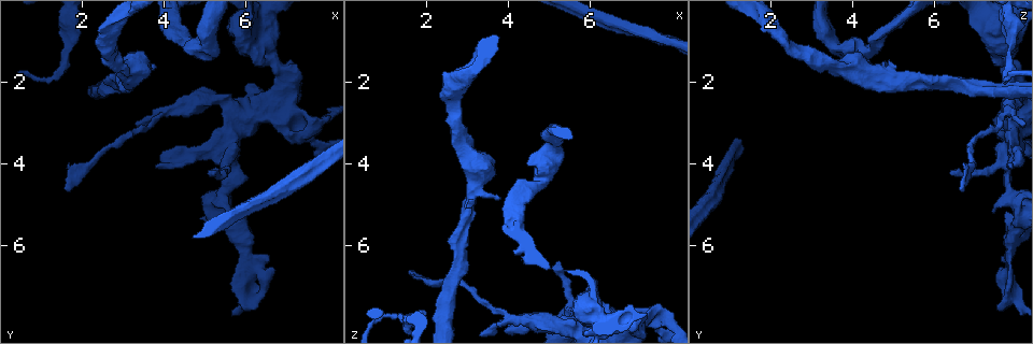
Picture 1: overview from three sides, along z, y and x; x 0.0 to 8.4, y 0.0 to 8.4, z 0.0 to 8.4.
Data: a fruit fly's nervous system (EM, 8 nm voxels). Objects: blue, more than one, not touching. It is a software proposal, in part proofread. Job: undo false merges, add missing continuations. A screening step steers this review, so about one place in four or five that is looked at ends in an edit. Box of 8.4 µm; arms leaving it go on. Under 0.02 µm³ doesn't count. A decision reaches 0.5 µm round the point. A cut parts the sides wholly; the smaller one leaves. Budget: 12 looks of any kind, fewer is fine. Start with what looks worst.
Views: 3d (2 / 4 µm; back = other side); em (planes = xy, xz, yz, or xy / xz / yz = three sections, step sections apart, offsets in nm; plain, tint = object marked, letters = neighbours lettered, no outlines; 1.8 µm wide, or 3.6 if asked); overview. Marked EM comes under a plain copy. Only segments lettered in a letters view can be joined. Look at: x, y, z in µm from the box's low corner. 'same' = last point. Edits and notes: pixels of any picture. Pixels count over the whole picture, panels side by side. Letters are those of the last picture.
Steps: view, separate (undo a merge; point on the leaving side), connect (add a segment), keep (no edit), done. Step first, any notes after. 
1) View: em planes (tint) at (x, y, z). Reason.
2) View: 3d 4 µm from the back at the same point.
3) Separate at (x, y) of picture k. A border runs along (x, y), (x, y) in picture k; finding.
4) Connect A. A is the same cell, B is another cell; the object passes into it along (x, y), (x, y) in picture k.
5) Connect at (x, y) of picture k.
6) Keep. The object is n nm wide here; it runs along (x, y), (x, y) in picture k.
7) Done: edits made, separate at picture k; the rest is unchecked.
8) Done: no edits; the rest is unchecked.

View: em 3.6 µm planes (letters) at (7.60, 3.00, 7.60). Closes a loop.

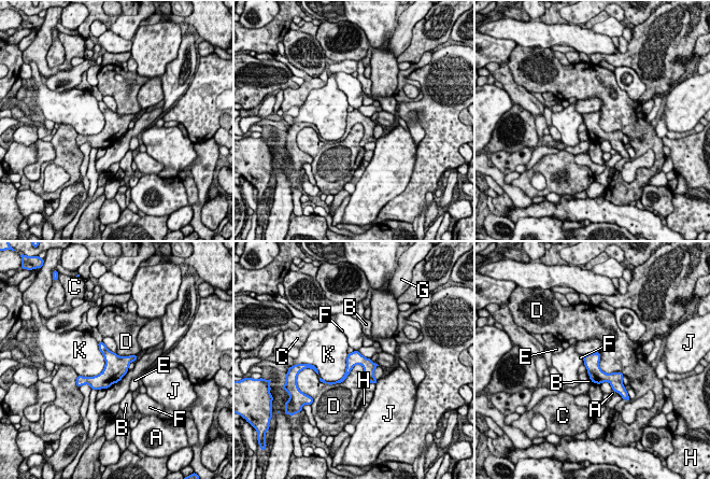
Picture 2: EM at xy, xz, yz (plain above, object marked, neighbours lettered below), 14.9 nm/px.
Keep. A, B, C, D, E, F, G, H, J and K are other cells; it runs along (585, 357), (602, 377), (619, 381) in picture 2; one cell here.

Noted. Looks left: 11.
View: em planes (letters) at (1.65, 4.70, 6.60). Tapers out.

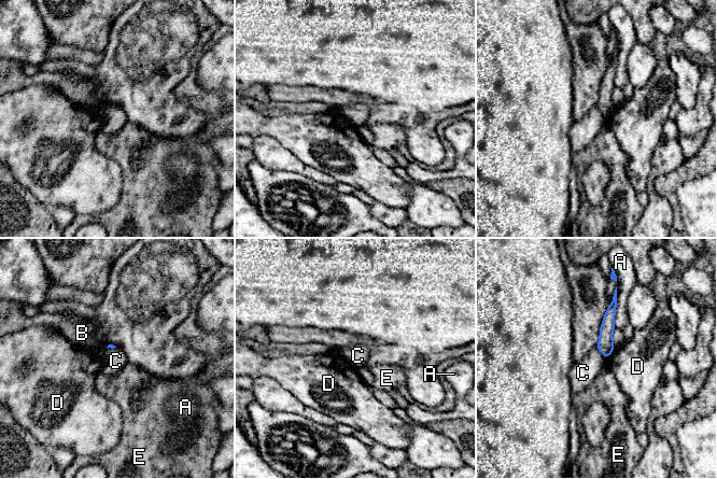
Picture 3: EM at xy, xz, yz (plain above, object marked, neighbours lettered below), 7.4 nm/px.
Keep. A, B, C, D and E are other cells; a border runs along (596, 347), (605, 358) in picture 3; no lettered segment goes on from it.

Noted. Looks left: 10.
View: 3d 2 µm at (3.10, 1.55, 5.05). Branch stops here.

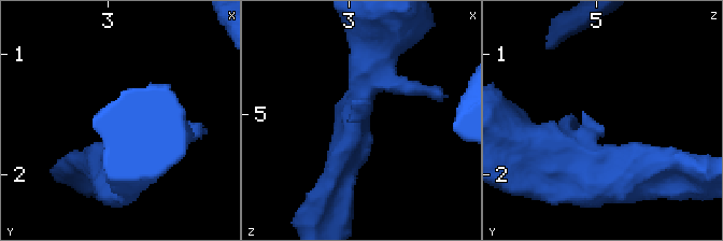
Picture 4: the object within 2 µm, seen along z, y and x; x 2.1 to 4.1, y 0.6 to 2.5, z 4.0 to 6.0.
View: em planes (letters) at the same point. Need the tissue.

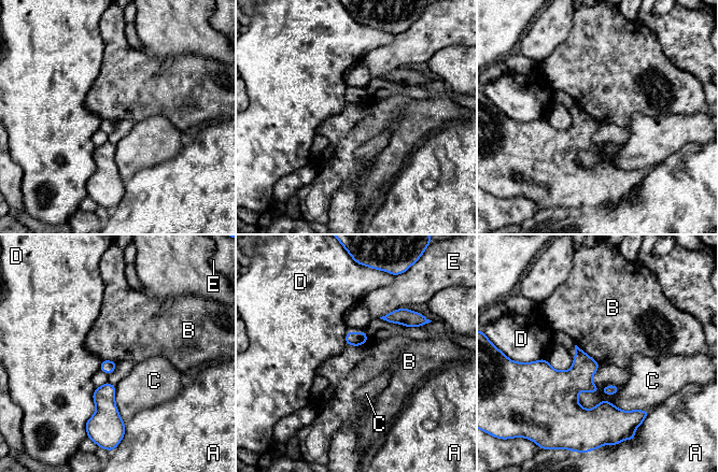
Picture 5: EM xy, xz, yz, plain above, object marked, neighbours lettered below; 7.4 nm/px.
Keep. A, B, C, D and E are other cells; a border runs along (575, 344), (599, 363) in picture 5; none of them fits.

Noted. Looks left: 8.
View: 3d 4 µm at (6.25, 7.40, 7.55). Branch stops here.

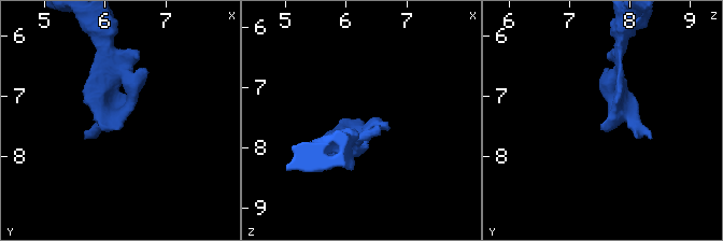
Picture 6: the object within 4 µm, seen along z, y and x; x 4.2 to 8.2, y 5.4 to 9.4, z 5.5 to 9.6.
View: em planes (tint) at (6.30, 7.45, 7.60).

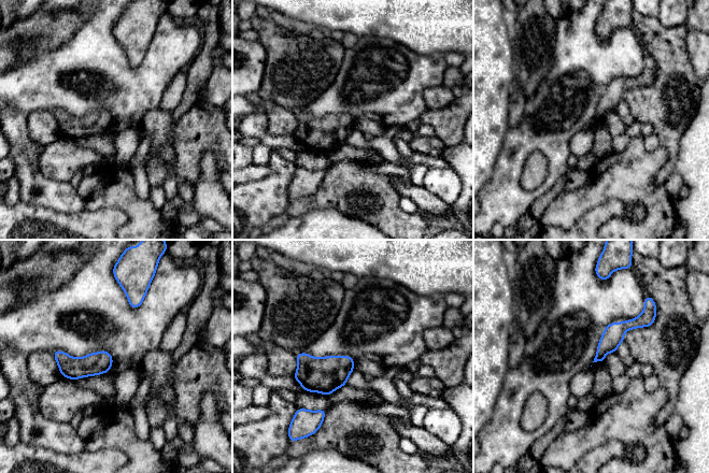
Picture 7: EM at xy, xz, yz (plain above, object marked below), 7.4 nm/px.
View: em planes (letters) at the same point.

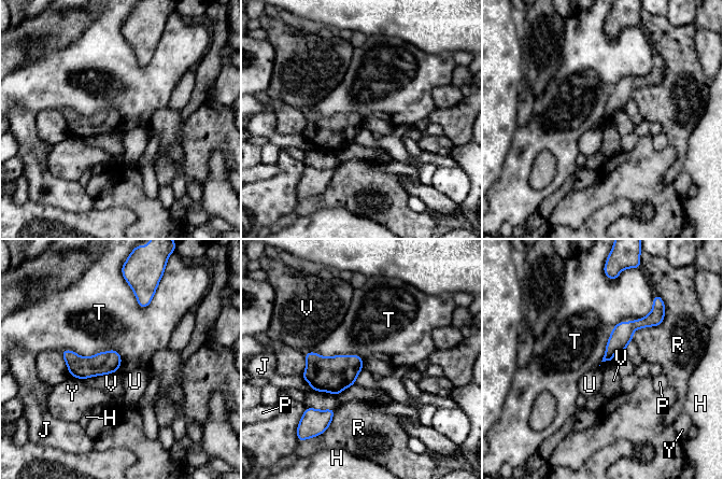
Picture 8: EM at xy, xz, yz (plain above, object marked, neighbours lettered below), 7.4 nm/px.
Keep. H, J, P, R, T, U, V and Y are other cells; it runs along (652, 319), (635, 324), (606, 357) in picture 8; no lettered segment goes on from it.

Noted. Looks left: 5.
View: 3d 2 µm from the back at (4.70, 1.15, 4.55).

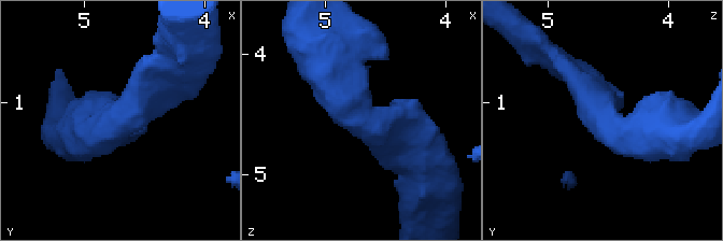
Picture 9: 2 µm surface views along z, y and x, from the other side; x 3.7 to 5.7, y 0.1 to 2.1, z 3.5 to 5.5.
View: em yz step 4 (letters) at (4.66, 1.14, 4.54). The arms are 200, 460 nm wide.

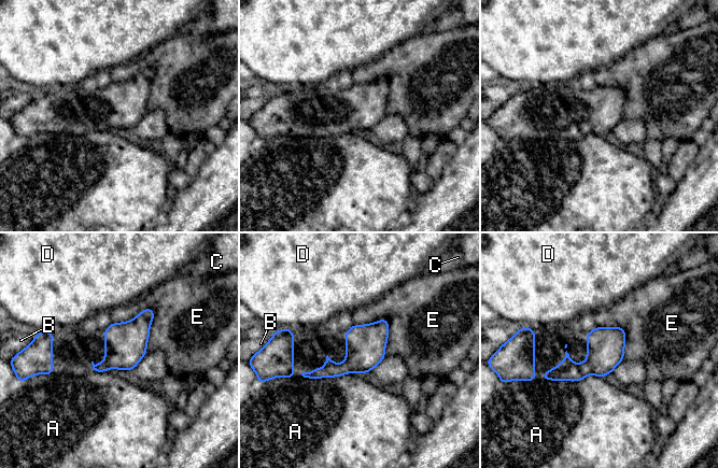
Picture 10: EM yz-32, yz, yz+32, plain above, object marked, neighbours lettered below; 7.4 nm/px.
Keep. The object is 280 nm wide here; A, B, C, D and E are other cells; a border runs along (601, 376), (543, 380) in picture 10; one cell here.

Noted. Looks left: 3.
Done: no edits; the rest is unchecked.

